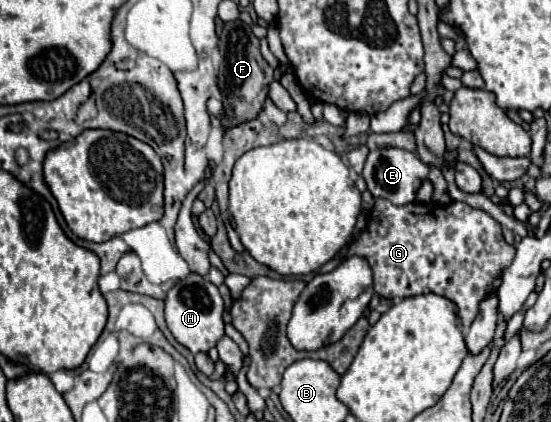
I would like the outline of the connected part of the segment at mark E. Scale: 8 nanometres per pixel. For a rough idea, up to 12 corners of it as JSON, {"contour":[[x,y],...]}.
{"contour":[[380,148],[362,176],[372,196],[414,202],[428,166],[414,152]]}

